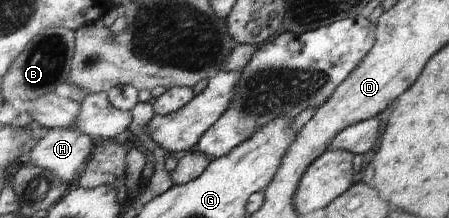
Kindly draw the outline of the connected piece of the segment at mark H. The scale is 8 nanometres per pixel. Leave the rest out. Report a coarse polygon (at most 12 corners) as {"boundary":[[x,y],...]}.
{"boundary":[[51,129],[28,163],[75,186],[92,140],[76,129]]}

